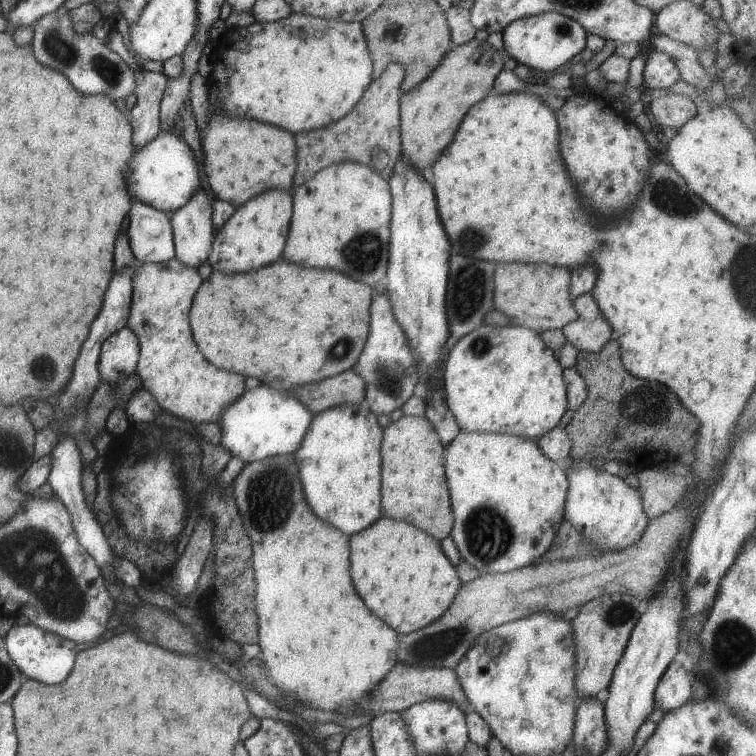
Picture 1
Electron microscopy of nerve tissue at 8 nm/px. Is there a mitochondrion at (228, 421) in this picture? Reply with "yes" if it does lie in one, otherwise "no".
no

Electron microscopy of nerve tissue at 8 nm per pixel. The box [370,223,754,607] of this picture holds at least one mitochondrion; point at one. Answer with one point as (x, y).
(487, 533)

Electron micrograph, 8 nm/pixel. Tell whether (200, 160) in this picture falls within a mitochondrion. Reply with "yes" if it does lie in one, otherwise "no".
no

